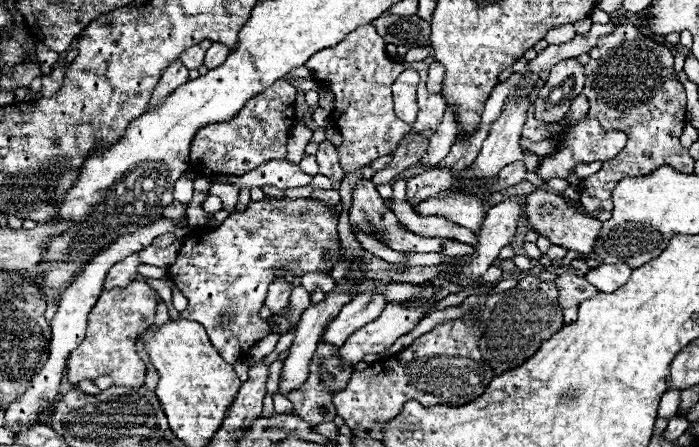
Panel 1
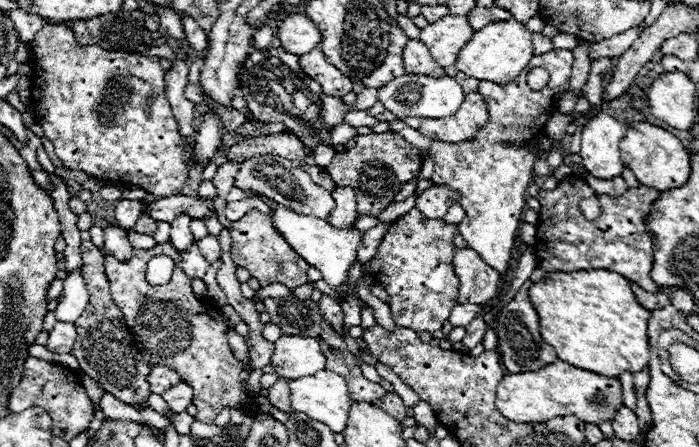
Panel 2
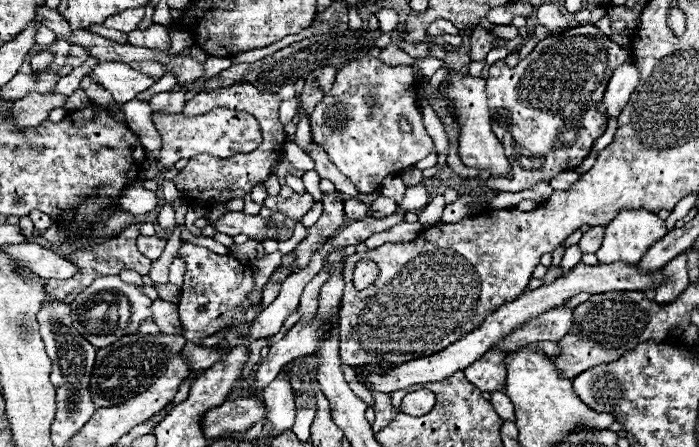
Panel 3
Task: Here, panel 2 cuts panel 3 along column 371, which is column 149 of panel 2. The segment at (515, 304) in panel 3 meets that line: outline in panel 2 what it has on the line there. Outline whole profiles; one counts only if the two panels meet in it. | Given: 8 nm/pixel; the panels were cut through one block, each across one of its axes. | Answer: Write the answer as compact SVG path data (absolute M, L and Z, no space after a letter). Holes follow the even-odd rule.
M152 366L150 376L148 376L150 392L154 392L154 394L164 394L168 388L172 388L180 382L182 382L180 376L174 370L166 368L166 366Z

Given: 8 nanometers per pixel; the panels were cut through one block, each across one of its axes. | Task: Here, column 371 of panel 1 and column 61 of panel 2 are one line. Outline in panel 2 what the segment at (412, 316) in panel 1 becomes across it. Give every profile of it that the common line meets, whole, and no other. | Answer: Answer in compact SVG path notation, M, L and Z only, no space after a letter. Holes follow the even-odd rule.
M56 322L54 330L50 332L46 350L54 352L54 354L68 354L76 342L76 328L74 324L66 324L66 322Z

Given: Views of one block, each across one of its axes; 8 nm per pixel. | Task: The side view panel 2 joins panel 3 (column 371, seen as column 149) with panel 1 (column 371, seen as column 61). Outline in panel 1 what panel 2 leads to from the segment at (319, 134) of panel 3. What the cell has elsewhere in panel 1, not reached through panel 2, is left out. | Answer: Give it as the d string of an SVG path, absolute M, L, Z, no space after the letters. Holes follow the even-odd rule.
M372 24L360 26L358 30L350 32L340 44L332 48L324 48L316 52L306 66L312 70L316 80L322 80L322 84L334 94L336 108L332 112L334 126L342 132L344 142L338 146L338 156L344 172L360 170L362 166L370 166L372 160L384 154L392 154L402 140L404 134L418 132L422 136L432 136L436 132L446 100L442 94L430 94L426 90L426 72L428 64L424 62L392 62L386 54L386 44L376 32ZM404 70L418 70L420 72L420 84L418 84L418 118L414 126L408 126L394 114L394 102L392 102L392 90L390 86L396 82L398 74Z

